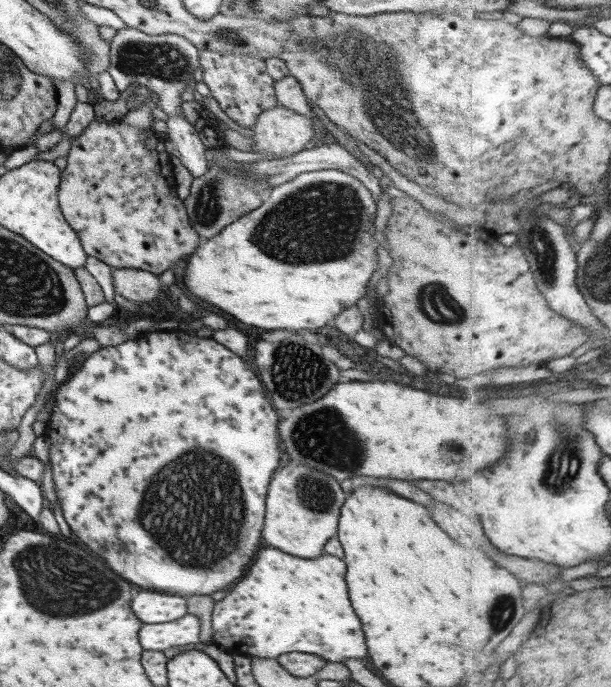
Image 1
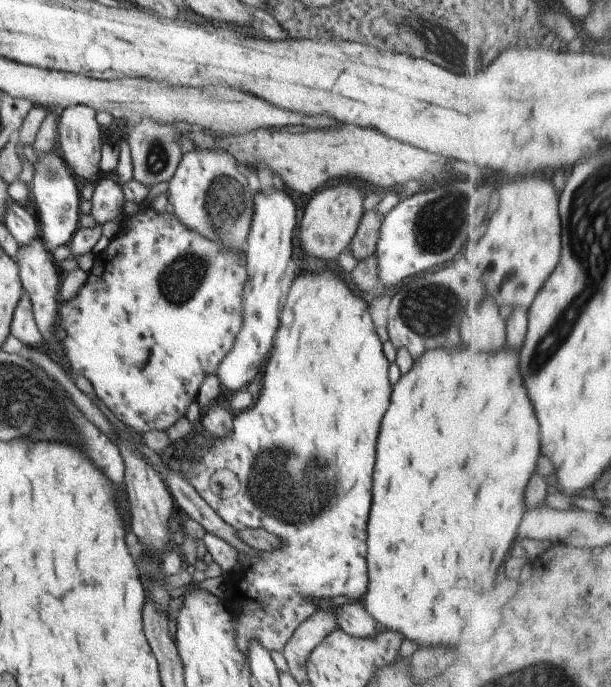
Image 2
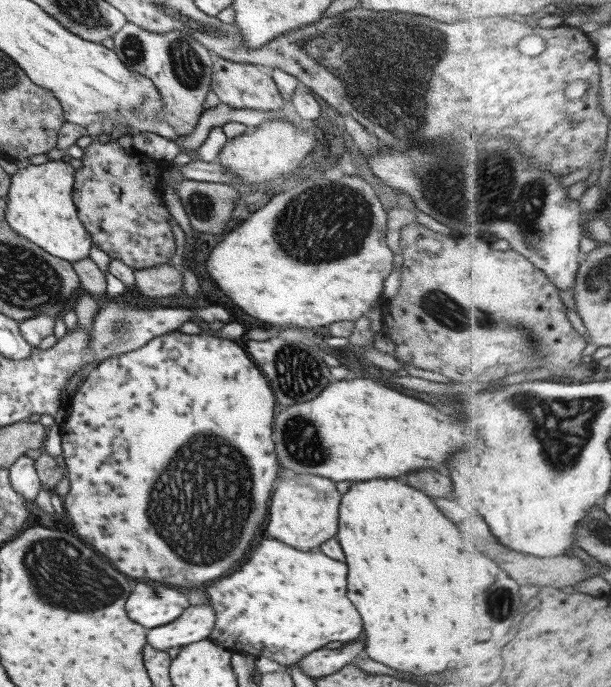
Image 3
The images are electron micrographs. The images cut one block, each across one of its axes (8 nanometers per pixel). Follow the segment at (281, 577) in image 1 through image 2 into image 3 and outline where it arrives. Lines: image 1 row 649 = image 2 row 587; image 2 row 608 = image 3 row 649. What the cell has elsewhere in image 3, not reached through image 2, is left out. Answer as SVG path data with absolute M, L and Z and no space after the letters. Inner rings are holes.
M274 538L262 540L240 570L222 576L208 586L209 600L216 610L215 627L209 639L232 653L247 652L257 658L266 656L288 668L299 664L309 652L321 649L329 642L347 644L360 639L364 628L354 603L346 598L346 574L348 566L345 562L332 560L319 550L302 552Z

